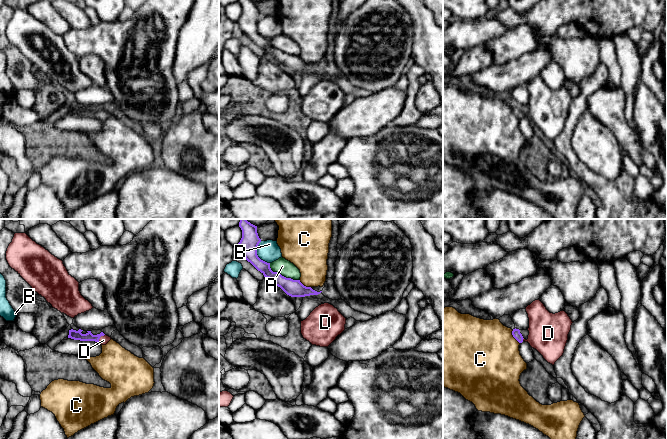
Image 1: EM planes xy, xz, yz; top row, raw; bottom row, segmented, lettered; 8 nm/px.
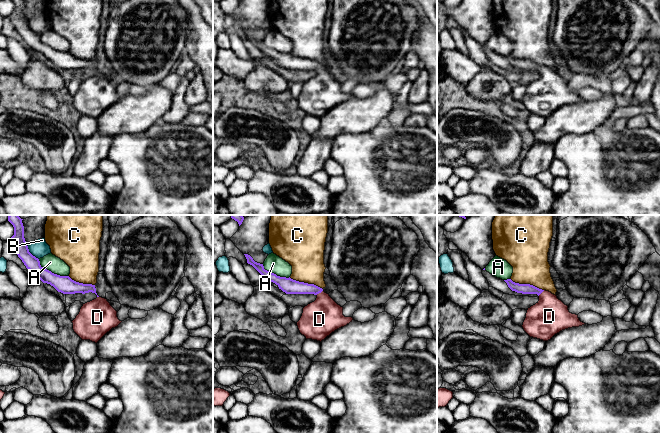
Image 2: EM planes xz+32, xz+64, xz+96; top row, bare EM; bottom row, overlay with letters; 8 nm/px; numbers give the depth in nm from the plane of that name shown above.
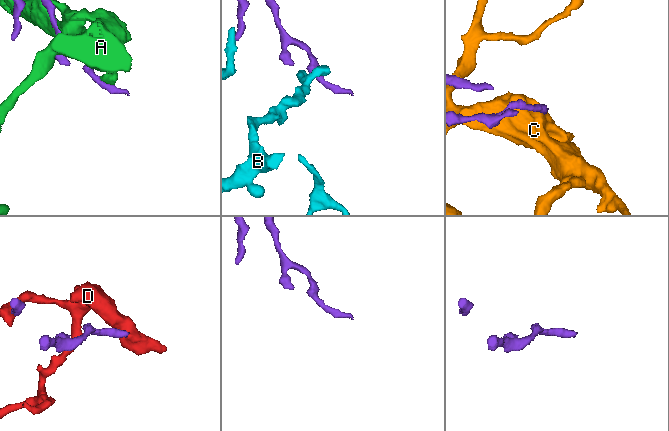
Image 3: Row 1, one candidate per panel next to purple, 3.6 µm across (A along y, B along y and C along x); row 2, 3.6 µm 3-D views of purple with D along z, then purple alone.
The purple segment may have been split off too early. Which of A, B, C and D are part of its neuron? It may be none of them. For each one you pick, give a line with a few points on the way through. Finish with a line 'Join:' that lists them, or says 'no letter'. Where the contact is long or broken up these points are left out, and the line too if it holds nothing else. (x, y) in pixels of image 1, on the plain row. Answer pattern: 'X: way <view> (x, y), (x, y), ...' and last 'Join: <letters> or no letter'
D: way xy (73, 110), (81, 113), (99, 114), (103, 116)
Join: D

